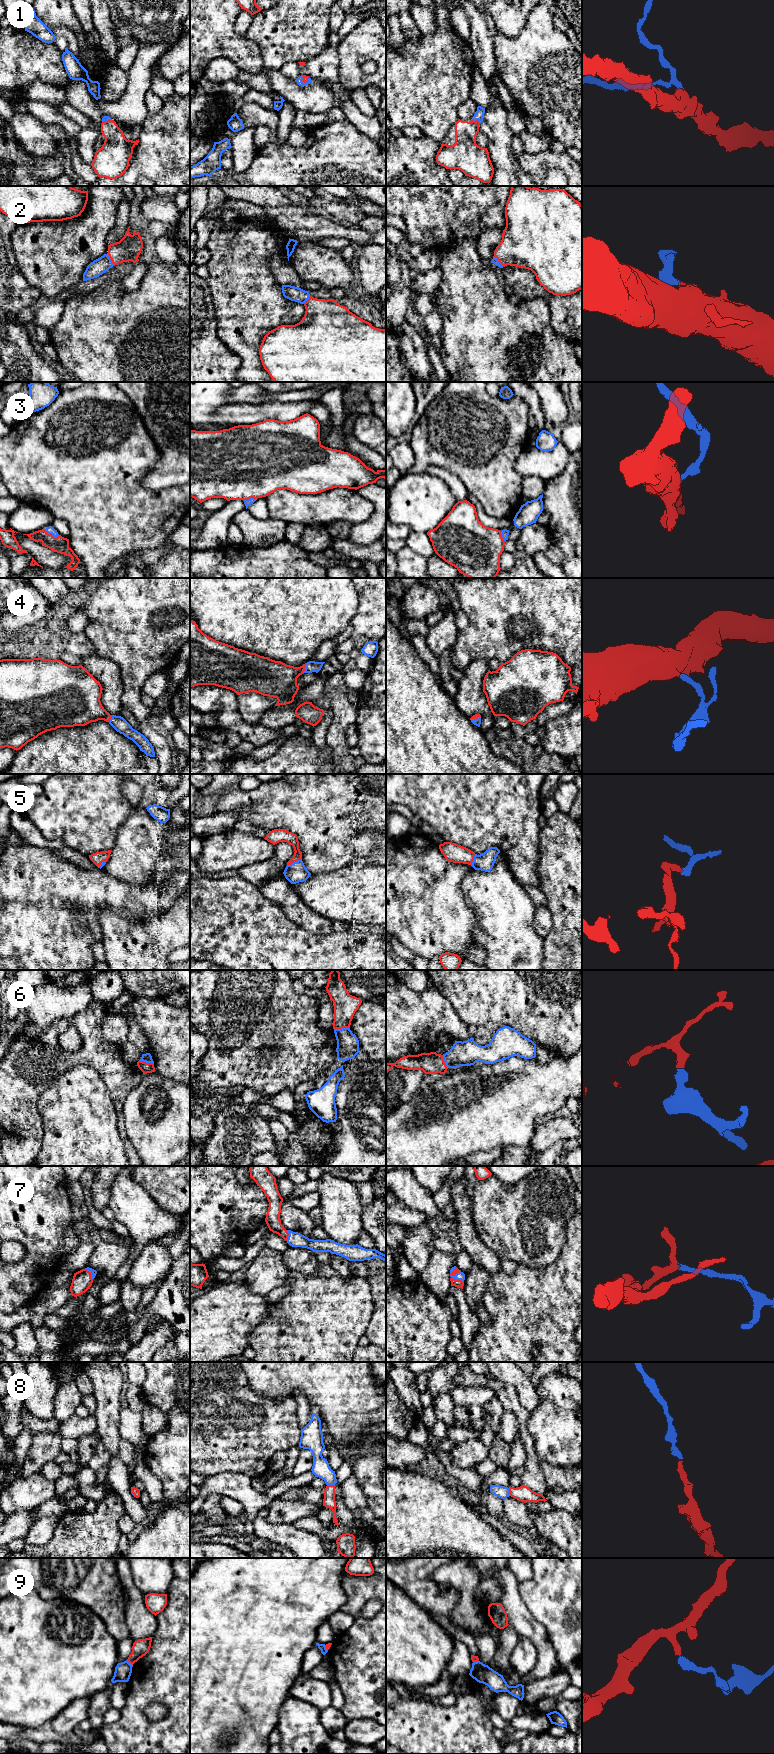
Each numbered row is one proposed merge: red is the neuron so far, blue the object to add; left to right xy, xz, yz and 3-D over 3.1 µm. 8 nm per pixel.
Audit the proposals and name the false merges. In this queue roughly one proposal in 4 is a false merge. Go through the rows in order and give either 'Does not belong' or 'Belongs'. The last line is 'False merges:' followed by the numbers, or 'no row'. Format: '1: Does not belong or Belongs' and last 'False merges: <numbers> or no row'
1: Belongs
2: Belongs
3: Belongs
4: Belongs
5: Belongs
6: Belongs
7: Belongs
8: Belongs
9: Does not belong
False merges: 9

